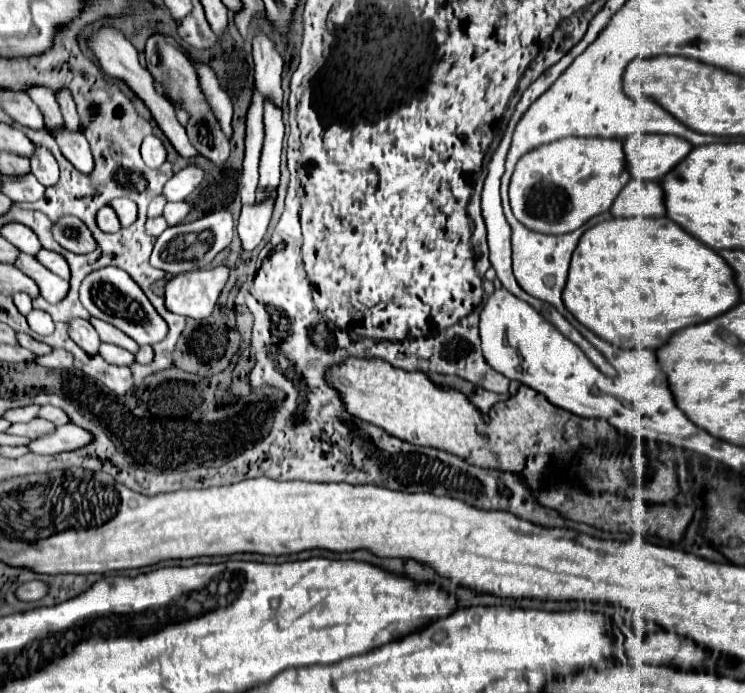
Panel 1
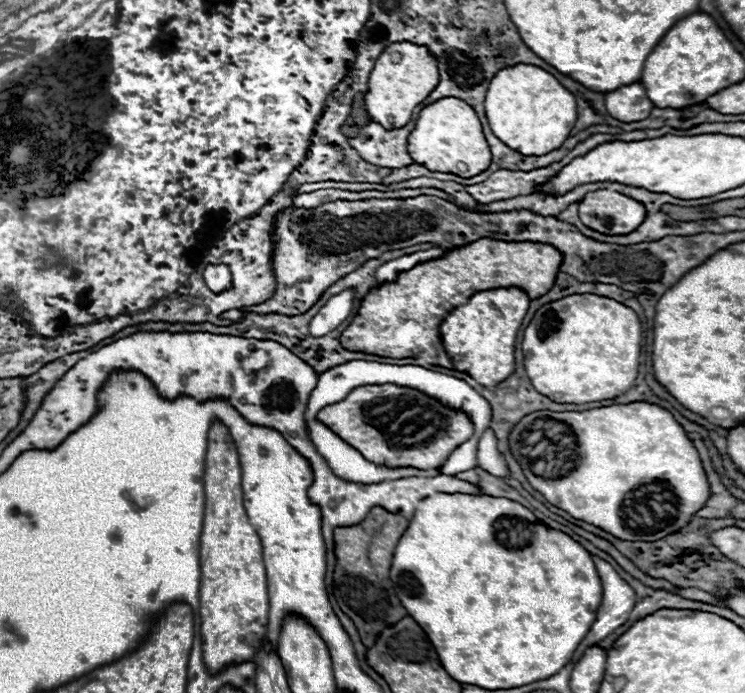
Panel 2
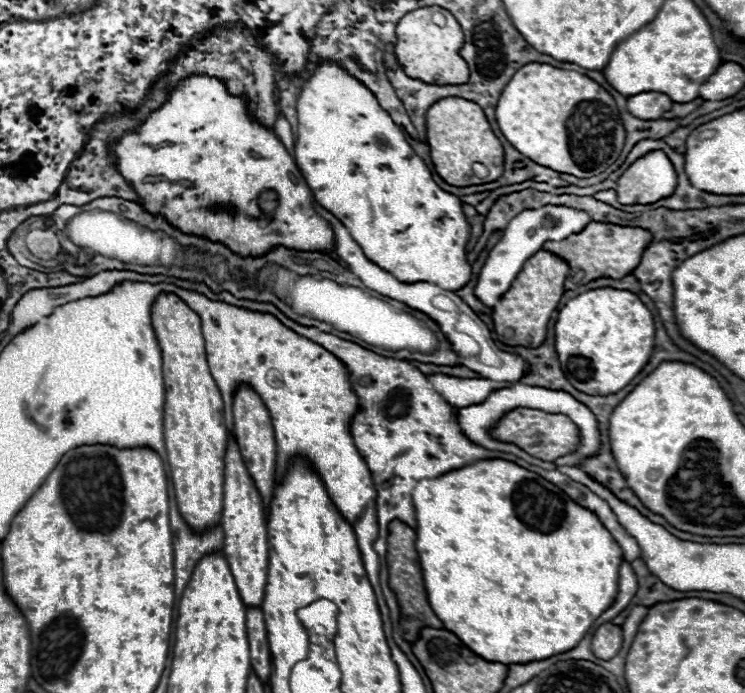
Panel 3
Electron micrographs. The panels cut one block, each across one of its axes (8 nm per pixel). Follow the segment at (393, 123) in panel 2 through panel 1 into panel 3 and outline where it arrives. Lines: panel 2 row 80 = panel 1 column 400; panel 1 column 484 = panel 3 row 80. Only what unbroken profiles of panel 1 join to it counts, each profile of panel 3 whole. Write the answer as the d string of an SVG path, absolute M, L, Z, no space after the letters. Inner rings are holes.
M438 6L418 8L406 14L396 28L396 58L398 64L404 68L406 76L414 80L422 80L428 84L466 84L470 78L470 70L466 60L458 54L464 44L464 32L456 18ZM440 12L446 18L444 26L434 24L432 16Z

